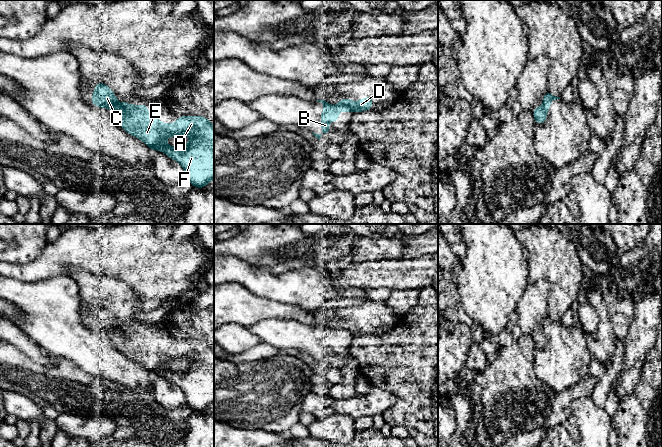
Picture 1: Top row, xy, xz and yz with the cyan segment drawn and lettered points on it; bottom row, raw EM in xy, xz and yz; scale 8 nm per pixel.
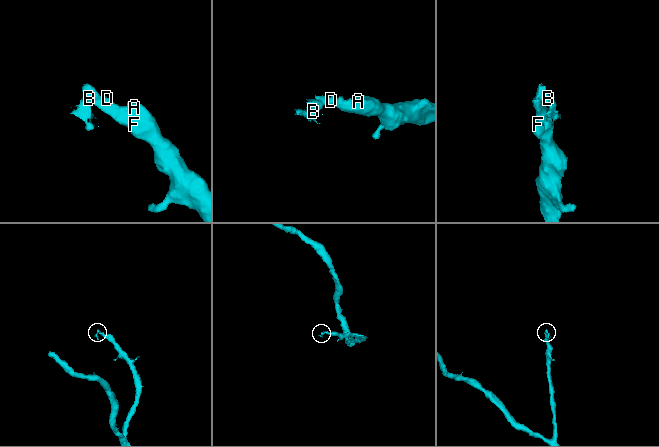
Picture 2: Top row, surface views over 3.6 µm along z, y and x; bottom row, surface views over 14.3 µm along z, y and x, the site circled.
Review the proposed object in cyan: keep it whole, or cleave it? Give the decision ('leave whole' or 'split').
split

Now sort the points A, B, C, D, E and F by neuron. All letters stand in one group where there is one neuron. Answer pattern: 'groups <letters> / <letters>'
groups A D E F / B C

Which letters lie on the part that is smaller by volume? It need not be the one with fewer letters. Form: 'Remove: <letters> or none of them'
Remove: B, C

